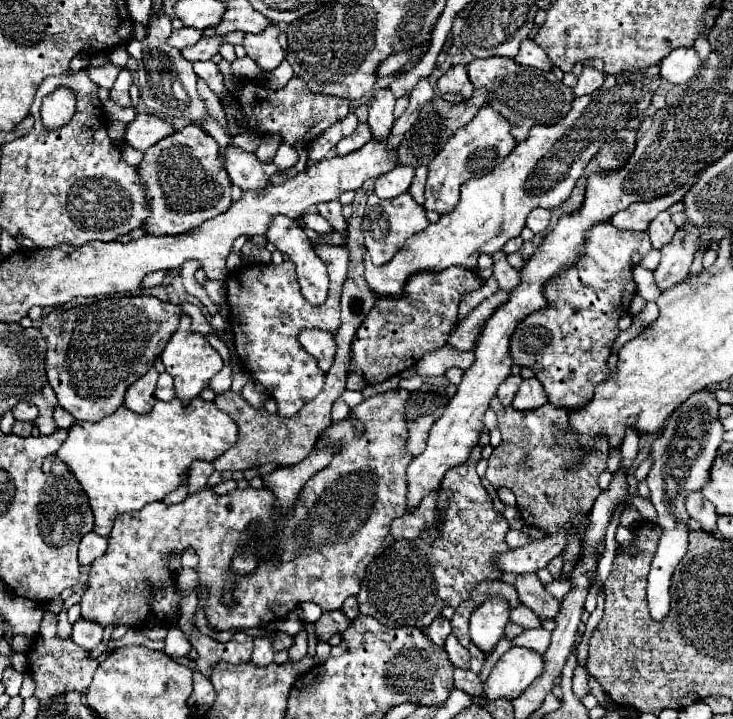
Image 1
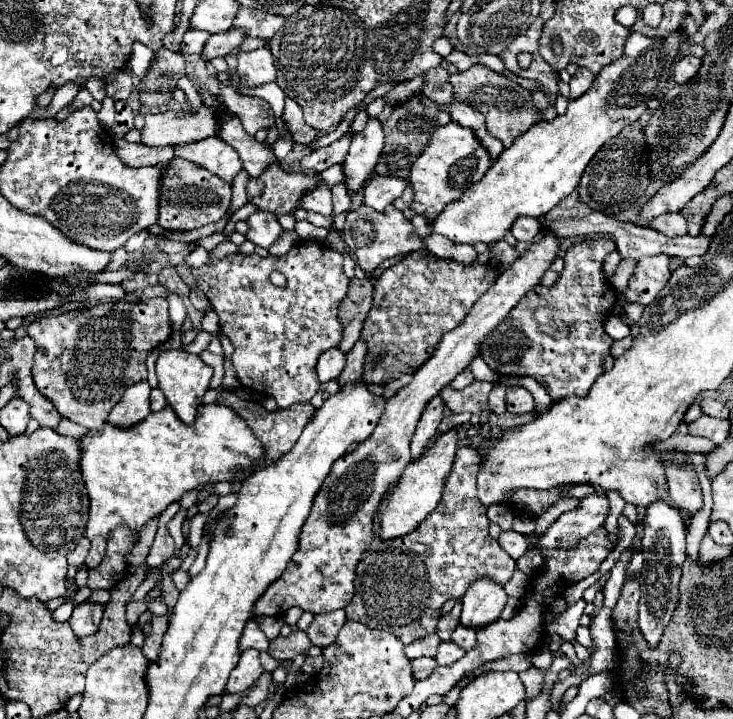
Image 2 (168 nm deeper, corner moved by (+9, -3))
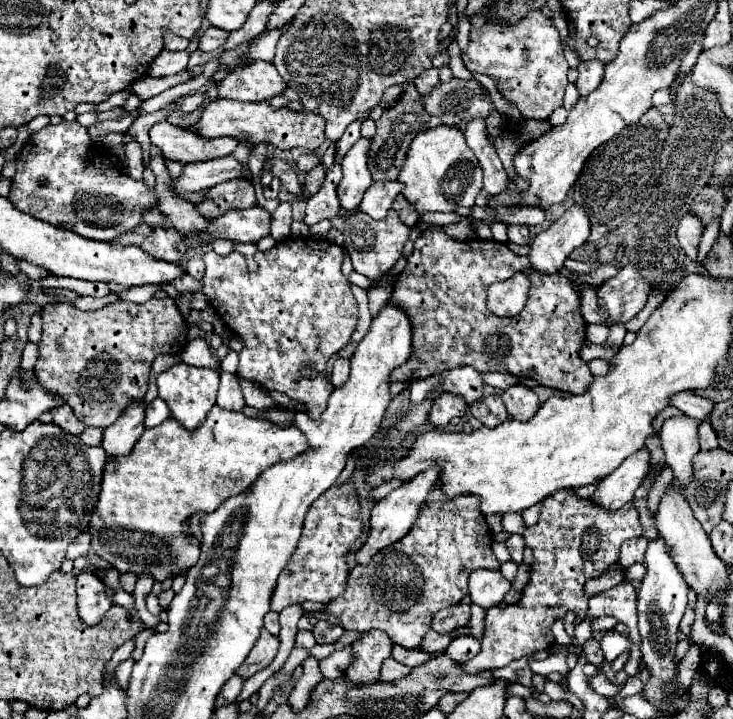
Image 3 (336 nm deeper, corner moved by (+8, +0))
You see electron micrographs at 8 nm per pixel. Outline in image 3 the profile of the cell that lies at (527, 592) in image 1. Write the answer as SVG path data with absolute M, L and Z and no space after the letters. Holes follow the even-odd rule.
M586 639L584 643L582 643L582 653L584 653L584 657L590 661L590 663L594 663L594 665L600 665L602 663L602 659L604 659L604 655L602 655L602 651L600 651L600 645L598 645L598 641L596 639Z

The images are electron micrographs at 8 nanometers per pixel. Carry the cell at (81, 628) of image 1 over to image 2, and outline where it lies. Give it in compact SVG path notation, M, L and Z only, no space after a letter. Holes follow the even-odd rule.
M89 600L77 604L75 610L73 610L73 614L71 614L71 620L69 620L73 632L75 632L79 638L95 634L97 628L99 628L99 622L101 622L103 610L105 610L103 604L89 602Z

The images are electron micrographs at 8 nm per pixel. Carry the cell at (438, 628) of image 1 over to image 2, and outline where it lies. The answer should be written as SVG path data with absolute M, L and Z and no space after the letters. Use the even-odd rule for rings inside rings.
M429 634L409 646L405 646L405 656L407 658L421 658L421 656L427 656L427 658L433 658L437 654L437 646L441 644L441 640L437 638L437 634Z

